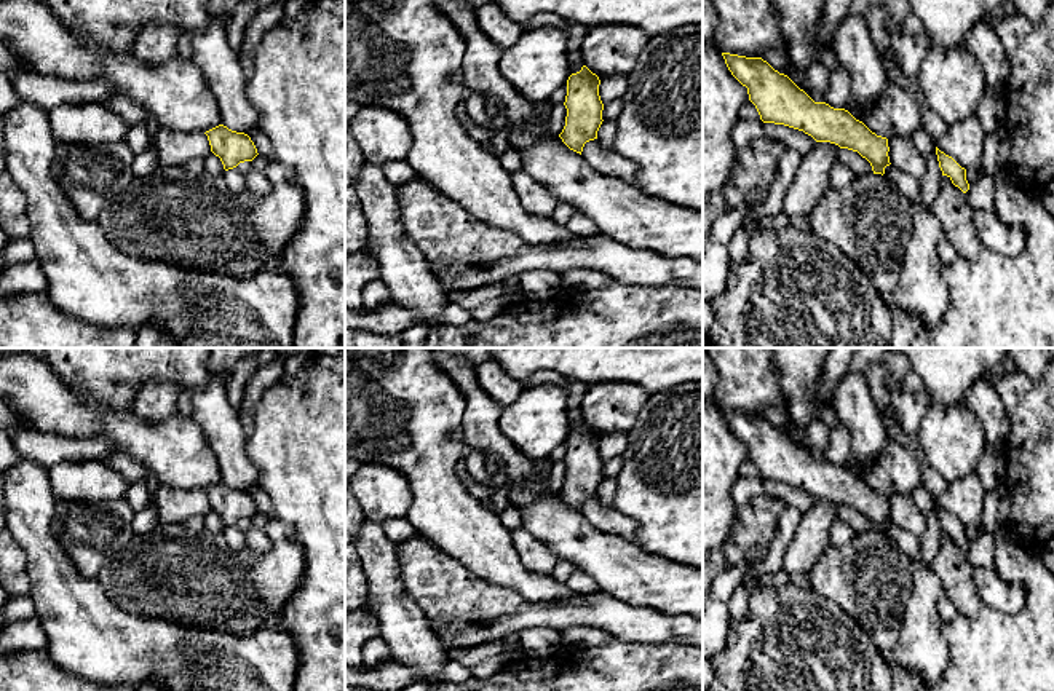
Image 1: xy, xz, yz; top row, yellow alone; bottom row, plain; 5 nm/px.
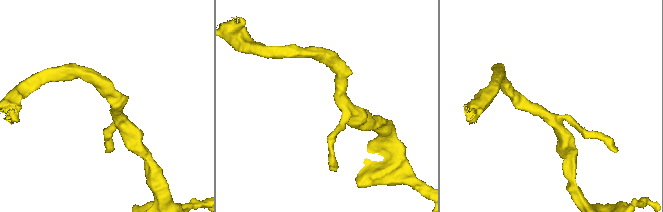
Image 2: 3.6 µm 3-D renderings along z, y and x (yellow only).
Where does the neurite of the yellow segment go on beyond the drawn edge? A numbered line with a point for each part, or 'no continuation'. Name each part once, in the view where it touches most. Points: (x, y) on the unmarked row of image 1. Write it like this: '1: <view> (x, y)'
no continuation

